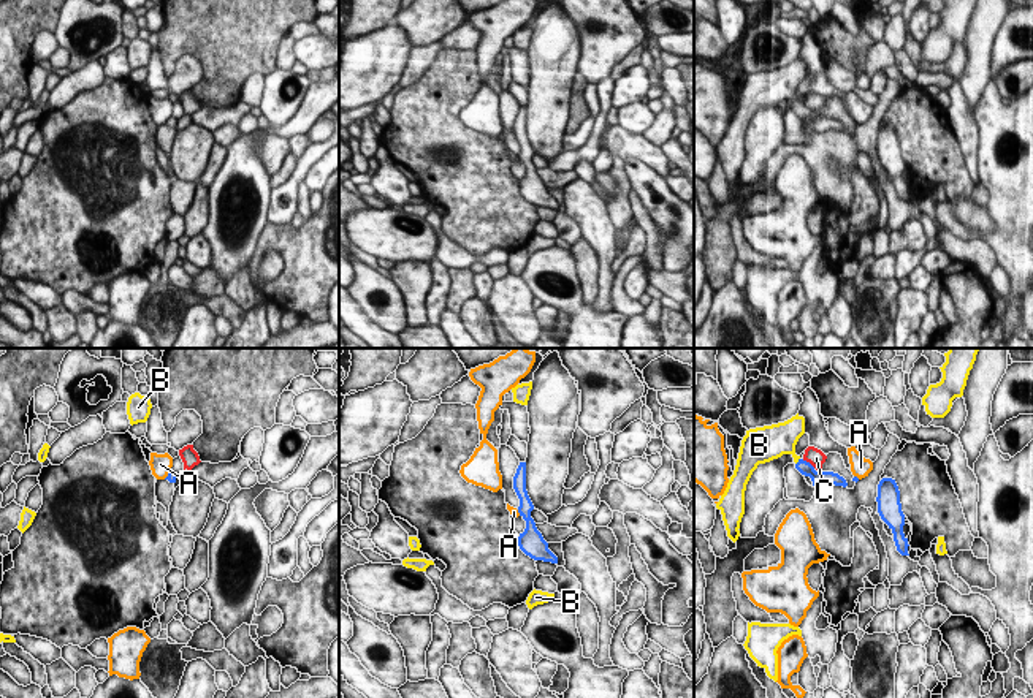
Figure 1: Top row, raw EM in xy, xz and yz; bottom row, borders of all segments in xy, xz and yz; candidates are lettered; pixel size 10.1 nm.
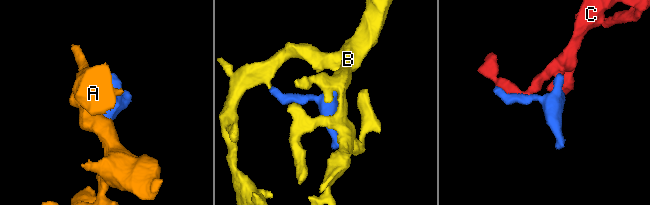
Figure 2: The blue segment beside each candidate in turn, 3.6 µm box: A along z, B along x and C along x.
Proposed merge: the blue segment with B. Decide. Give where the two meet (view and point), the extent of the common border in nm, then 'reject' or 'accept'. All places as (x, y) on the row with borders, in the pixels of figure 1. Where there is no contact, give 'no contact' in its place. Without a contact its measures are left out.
contact yz (799, 461); length 90 nm; accept

